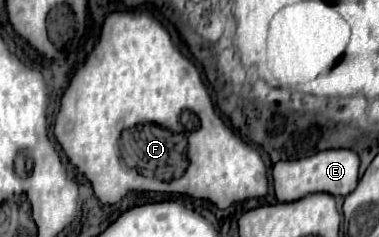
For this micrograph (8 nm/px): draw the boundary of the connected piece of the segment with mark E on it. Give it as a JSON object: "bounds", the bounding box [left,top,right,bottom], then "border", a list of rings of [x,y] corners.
{"bounds":[273,150,359,202],"border":[[[323,150],[301,160],[281,160],[273,164],[273,188],[279,202],[293,202],[313,192],[347,196],[359,182],[359,156],[353,150]]]}

